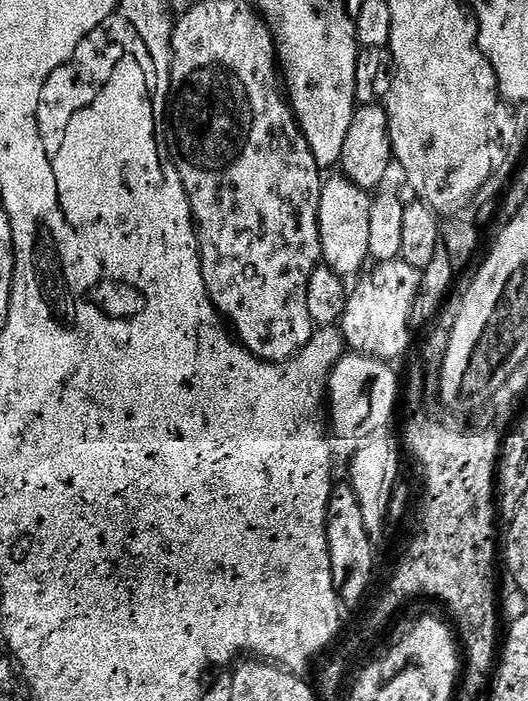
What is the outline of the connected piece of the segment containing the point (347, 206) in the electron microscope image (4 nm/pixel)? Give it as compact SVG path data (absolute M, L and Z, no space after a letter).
M338 174L323 181L319 198L319 236L321 257L333 272L347 274L361 273L362 266L369 261L370 206L373 199L367 189L350 182L345 175Z

